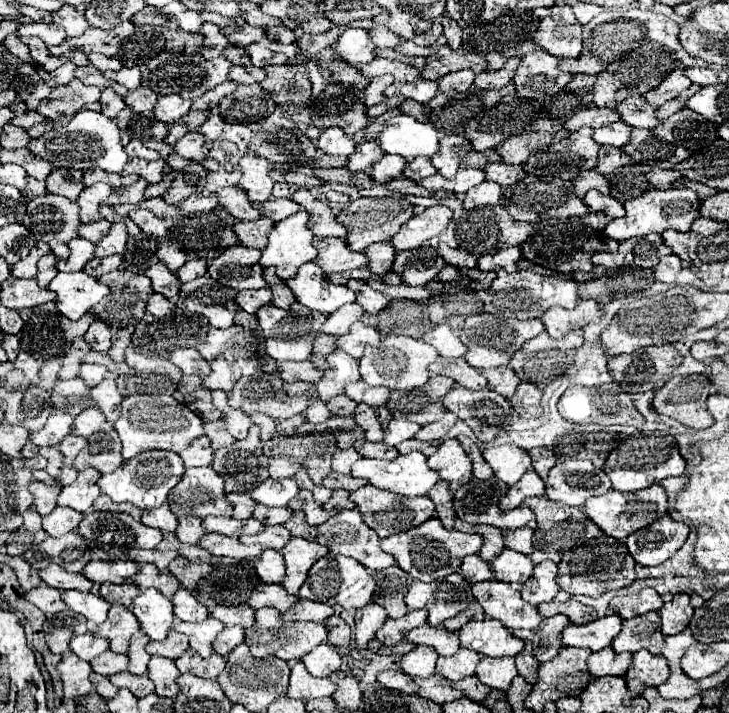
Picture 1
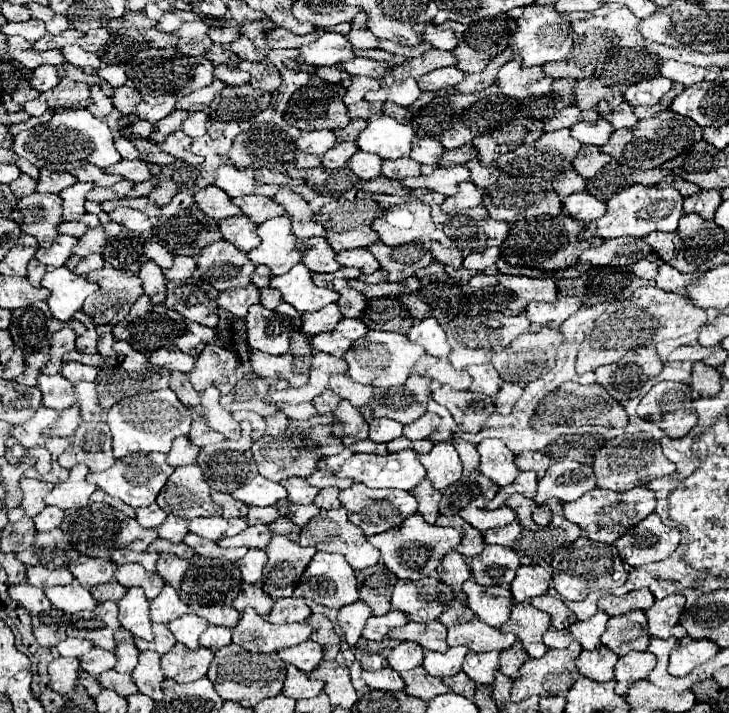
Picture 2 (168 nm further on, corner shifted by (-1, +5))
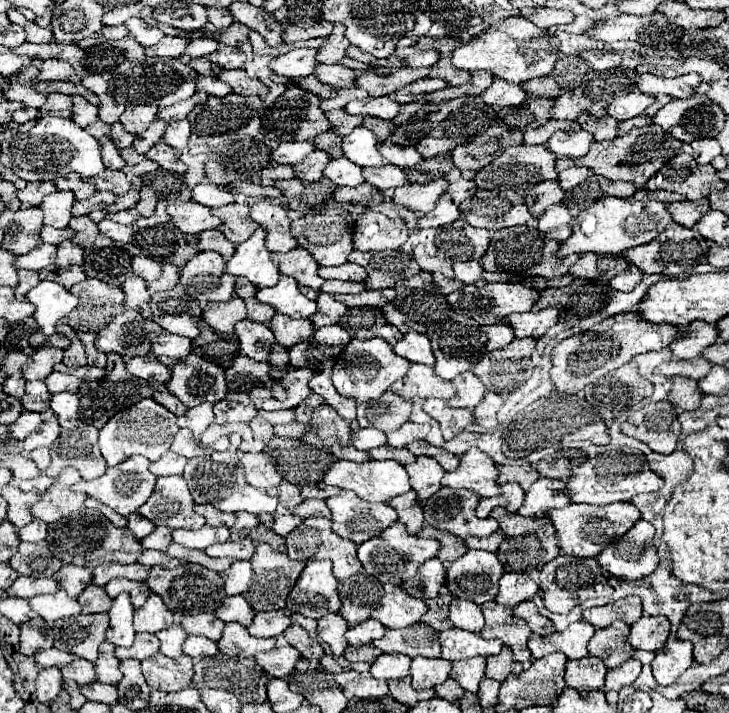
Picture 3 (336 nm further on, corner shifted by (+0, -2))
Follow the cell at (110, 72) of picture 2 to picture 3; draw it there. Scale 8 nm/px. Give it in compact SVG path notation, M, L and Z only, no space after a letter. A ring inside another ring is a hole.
M86 75L86 77L82 77L82 85L88 87L96 95L108 93L108 83L100 75Z

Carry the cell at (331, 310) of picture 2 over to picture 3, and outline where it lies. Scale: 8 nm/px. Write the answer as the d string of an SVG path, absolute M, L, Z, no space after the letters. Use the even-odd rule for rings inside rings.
M276 313L272 323L270 323L270 329L274 329L274 337L280 345L284 347L292 347L296 343L302 343L302 341L310 341L310 337L314 335L316 327L310 319L290 319L282 313Z

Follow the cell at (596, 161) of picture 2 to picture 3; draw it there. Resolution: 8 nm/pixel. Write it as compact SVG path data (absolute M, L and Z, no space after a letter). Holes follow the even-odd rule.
M568 157L558 159L558 183L564 191L568 191L568 189L576 187L578 183L586 181L590 175L592 175L590 169L574 165L574 159L568 159Z

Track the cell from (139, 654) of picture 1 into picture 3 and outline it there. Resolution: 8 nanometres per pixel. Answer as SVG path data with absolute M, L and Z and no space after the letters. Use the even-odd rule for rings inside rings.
M104 641L100 645L100 655L96 659L96 673L98 673L98 681L100 683L110 683L110 685L118 685L118 681L122 679L122 671L120 671L120 659L114 657L114 645Z

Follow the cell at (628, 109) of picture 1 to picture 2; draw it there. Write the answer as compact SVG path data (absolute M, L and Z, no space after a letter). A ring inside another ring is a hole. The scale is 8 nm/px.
M599 102L595 106L595 110L601 114L603 120L611 122L611 126L615 130L619 130L619 128L633 128L637 124L637 118L633 114L633 108L627 108L625 102L621 102L617 108L609 108L607 102Z

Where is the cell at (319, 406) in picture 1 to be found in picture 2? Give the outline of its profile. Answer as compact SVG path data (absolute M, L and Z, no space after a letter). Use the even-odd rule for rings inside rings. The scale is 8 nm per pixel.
M311 402L307 404L295 404L295 406L289 406L289 404L279 404L279 410L291 418L291 420L309 420L311 416L317 414L317 410L313 408Z

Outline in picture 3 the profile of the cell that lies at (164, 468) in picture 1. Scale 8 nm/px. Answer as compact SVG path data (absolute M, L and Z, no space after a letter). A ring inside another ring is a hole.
M134 455L114 467L108 467L106 473L98 479L92 479L92 481L80 481L74 485L76 491L82 491L94 499L98 499L100 503L112 507L114 511L118 511L120 515L130 515L130 513L136 513L138 507L142 507L150 493L154 491L154 485L156 485L156 477L150 473L150 461L146 461L146 457L140 457L140 455Z

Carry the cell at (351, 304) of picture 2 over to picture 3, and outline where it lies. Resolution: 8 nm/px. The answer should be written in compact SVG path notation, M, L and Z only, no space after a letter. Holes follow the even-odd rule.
M320 293L318 299L318 313L314 317L310 317L314 321L316 327L324 327L324 325L336 325L340 321L340 317L346 313L346 305L342 305L340 301L334 299L334 295L330 293Z

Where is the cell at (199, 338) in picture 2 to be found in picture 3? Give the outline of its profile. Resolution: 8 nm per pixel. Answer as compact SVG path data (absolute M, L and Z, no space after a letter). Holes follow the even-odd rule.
M162 333L160 337L154 339L152 351L158 355L158 359L168 365L174 367L176 363L180 363L188 353L194 351L192 341L188 341L186 337L178 337L174 333Z

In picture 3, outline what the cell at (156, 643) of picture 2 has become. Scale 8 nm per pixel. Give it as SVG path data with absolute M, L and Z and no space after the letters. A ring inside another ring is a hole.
M136 633L136 641L132 647L116 647L116 657L118 659L146 659L158 653L158 637L152 633Z

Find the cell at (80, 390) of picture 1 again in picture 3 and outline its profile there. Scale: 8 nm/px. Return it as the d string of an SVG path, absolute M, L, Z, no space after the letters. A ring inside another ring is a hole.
M28 381L26 383L26 393L22 397L22 405L28 409L28 411L50 411L50 391L48 387L44 385L44 381Z

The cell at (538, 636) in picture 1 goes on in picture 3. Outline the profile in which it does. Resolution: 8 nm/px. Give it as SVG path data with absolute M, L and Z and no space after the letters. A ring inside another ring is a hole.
M504 605L484 607L486 627L482 629L484 639L500 639L504 645L508 645L514 651L514 659L520 663L526 663L532 659L532 653L528 649L530 639L530 625L526 621L512 615L512 609L506 609Z

